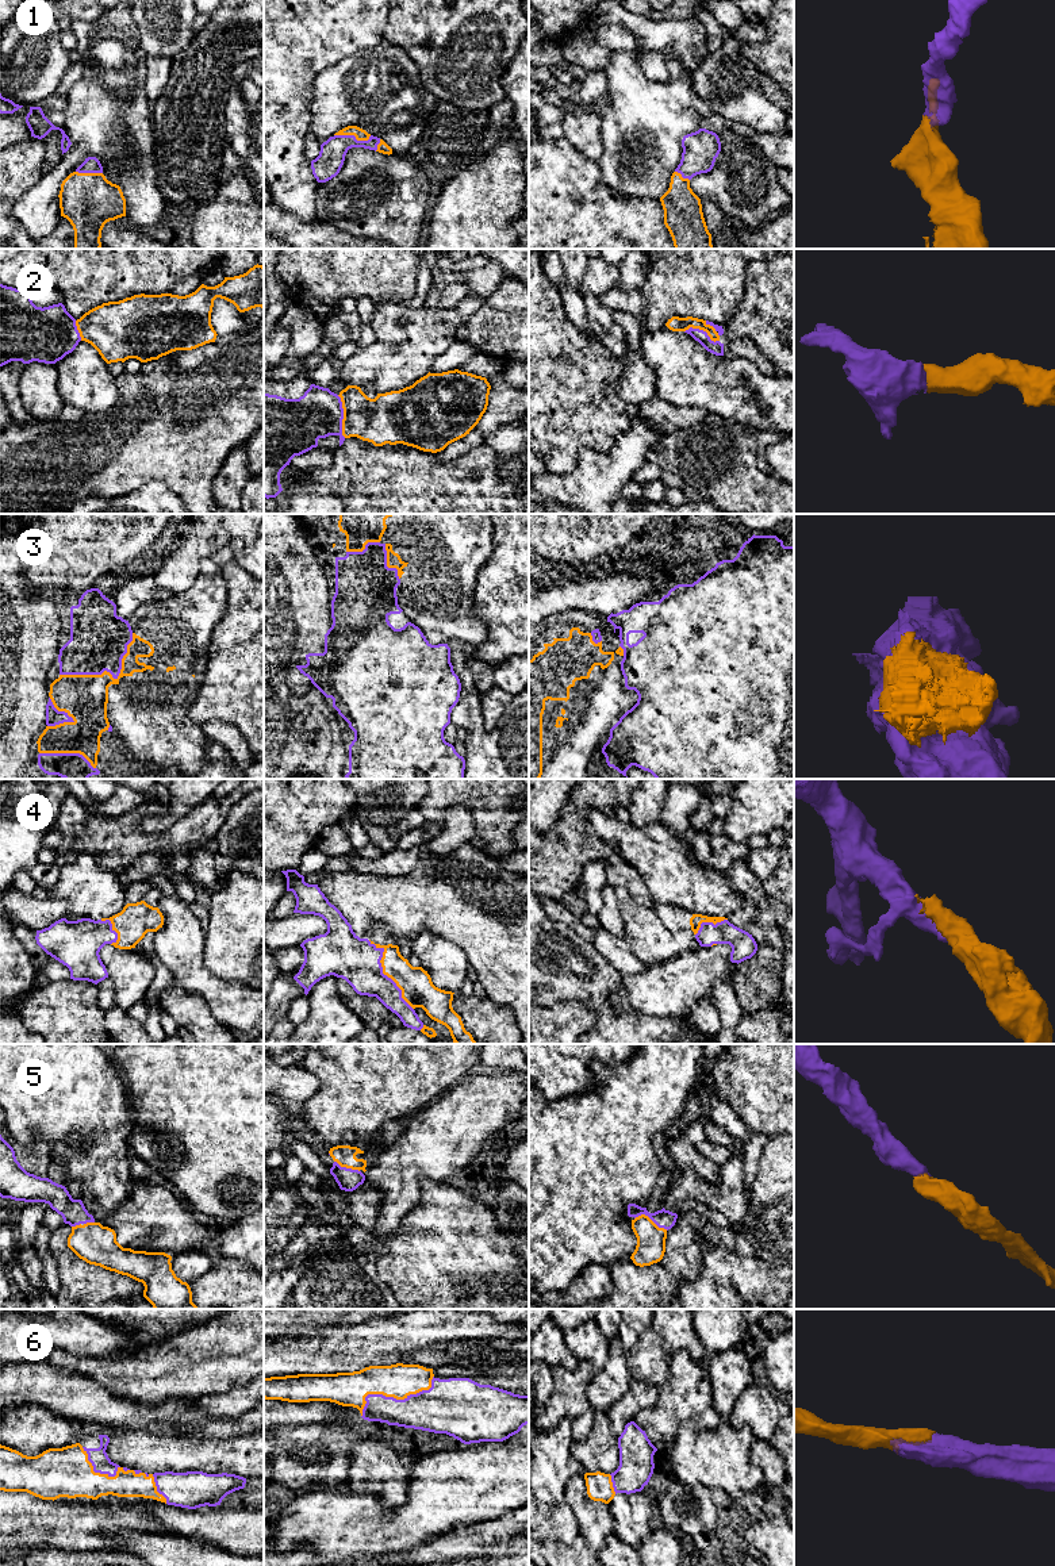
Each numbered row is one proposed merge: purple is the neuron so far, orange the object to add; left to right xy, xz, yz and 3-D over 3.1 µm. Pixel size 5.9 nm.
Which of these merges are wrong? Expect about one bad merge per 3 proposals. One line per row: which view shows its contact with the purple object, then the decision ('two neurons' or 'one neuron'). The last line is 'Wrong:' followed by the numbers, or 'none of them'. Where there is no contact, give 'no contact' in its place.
1: meets purple in xz; one neuron
2: meets purple in xz; one neuron
3: meets purple in xy; two neurons
4: meets purple in xz; one neuron
5: meets purple in yz; one neuron
6: meets purple in xz; one neuron
Wrong: 3

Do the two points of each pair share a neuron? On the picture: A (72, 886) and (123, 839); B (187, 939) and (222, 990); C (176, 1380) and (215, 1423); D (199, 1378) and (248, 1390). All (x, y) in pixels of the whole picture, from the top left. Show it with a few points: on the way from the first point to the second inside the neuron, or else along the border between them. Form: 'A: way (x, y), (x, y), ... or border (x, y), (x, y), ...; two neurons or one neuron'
A: border (95, 855), (104, 867), (116, 872); two neurons
B: way (187, 954), (187, 962), (207, 982); one neuron
C: border (194, 1397), (169, 1397), (161, 1404); two neurons
D: border (249, 1380), (236, 1384), (227, 1390), (202, 1394); two neurons

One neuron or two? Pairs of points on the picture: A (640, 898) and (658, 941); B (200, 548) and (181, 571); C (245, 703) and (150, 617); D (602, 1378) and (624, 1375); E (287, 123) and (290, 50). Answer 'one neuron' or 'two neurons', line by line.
A: two neurons
B: one neuron
C: two neurons
D: one neuron
E: one neuron

